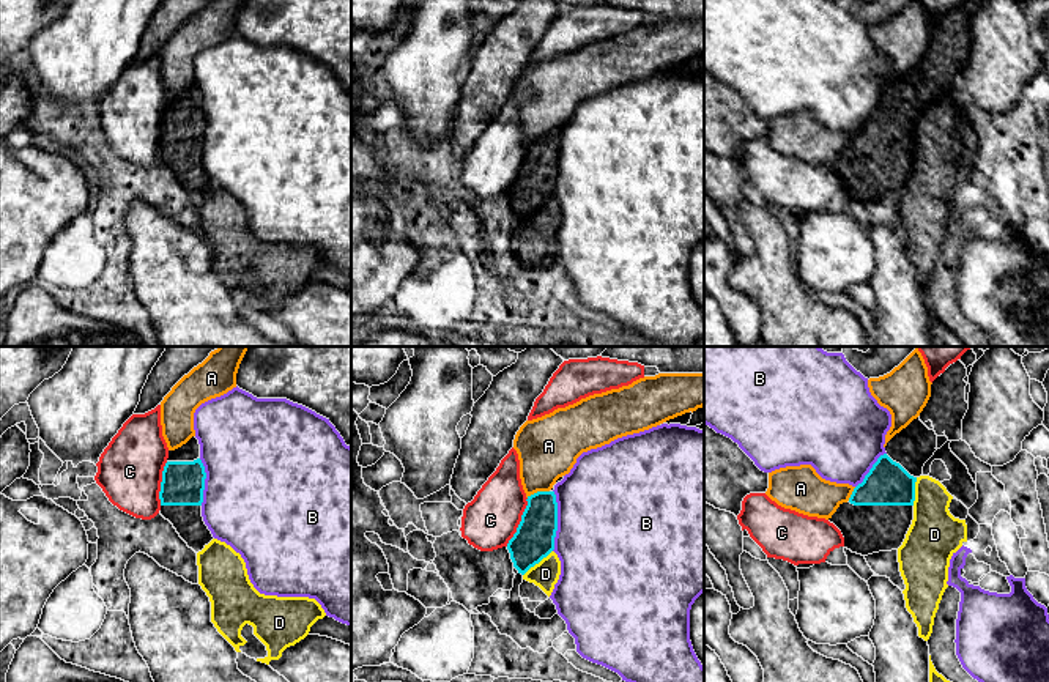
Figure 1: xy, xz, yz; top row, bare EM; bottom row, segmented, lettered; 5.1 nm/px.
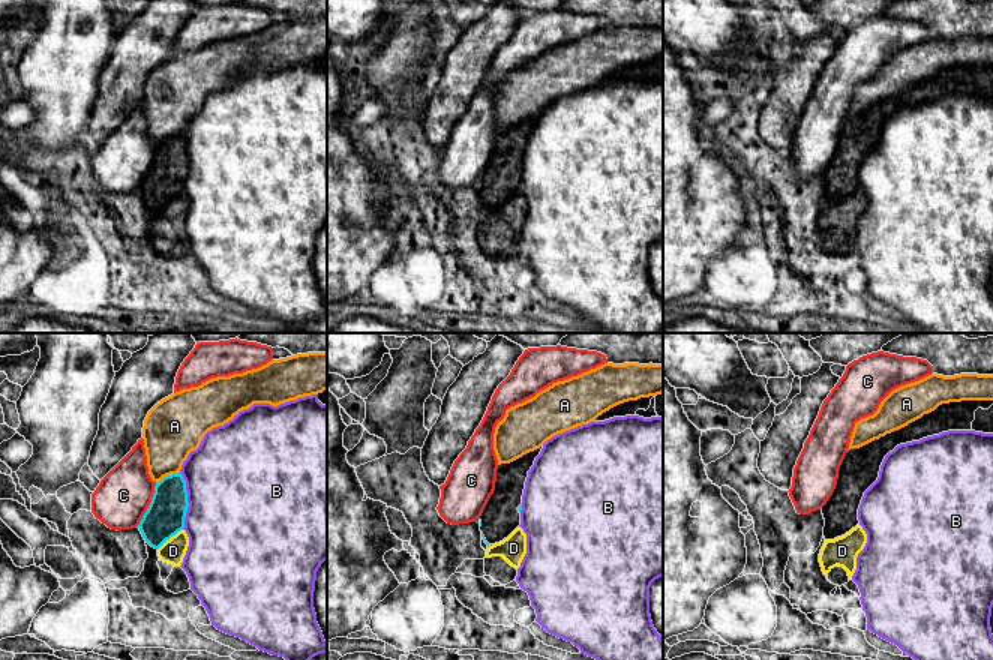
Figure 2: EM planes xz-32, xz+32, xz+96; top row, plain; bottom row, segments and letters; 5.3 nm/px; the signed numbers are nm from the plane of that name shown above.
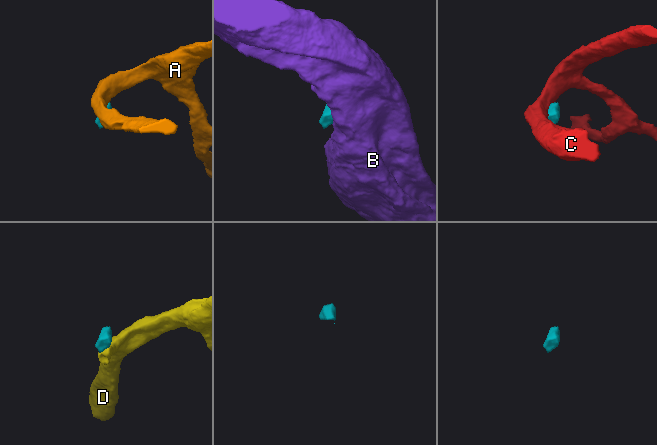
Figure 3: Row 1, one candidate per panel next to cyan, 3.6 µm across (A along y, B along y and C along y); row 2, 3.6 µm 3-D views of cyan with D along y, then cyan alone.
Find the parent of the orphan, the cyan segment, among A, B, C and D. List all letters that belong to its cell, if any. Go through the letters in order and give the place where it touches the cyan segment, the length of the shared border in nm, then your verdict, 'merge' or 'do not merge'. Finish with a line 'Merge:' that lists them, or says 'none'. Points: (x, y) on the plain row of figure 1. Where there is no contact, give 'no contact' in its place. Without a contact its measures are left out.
A: meets cyan in xz at (537, 139); contact 120 nm long; do not merge
B: meets cyan in xz at (556, 167); contact 320 nm long; do not merge
C: meets cyan in xz at (520, 169); contact 280 nm long; do not merge
D: meets cyan in xz at (537, 210); contact 200 nm long; do not merge
Merge: none

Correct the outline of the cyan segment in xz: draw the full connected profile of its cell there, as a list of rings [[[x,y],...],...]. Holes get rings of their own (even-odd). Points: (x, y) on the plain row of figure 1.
[[[537,139],[528,143],[517,180],[507,191],[510,206],[524,222],[554,197],[558,178],[558,150],[554,139]]]

